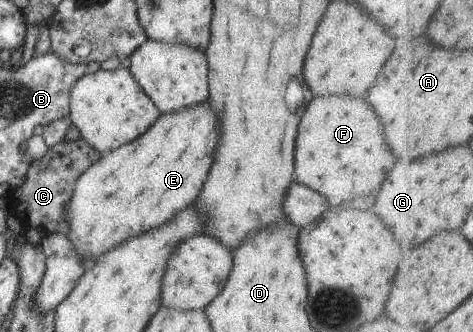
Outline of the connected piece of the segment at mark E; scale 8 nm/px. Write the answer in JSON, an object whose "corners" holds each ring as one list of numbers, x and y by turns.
{"corners":[[196,103,180,111,160,114,148,129,132,141,105,152,75,179,72,197,68,201,66,219,70,225,68,239,73,243,77,256,81,259,99,258,106,250,122,243,128,237,150,231,152,227,168,221,176,211,190,205,206,179,208,167,212,165,212,153,218,145,220,127,216,113,208,103]]}

